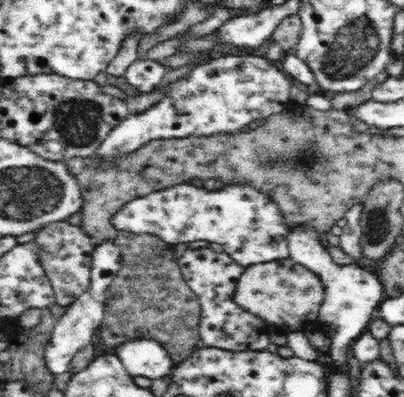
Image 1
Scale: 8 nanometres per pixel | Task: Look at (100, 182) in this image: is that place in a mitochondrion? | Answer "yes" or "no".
no

